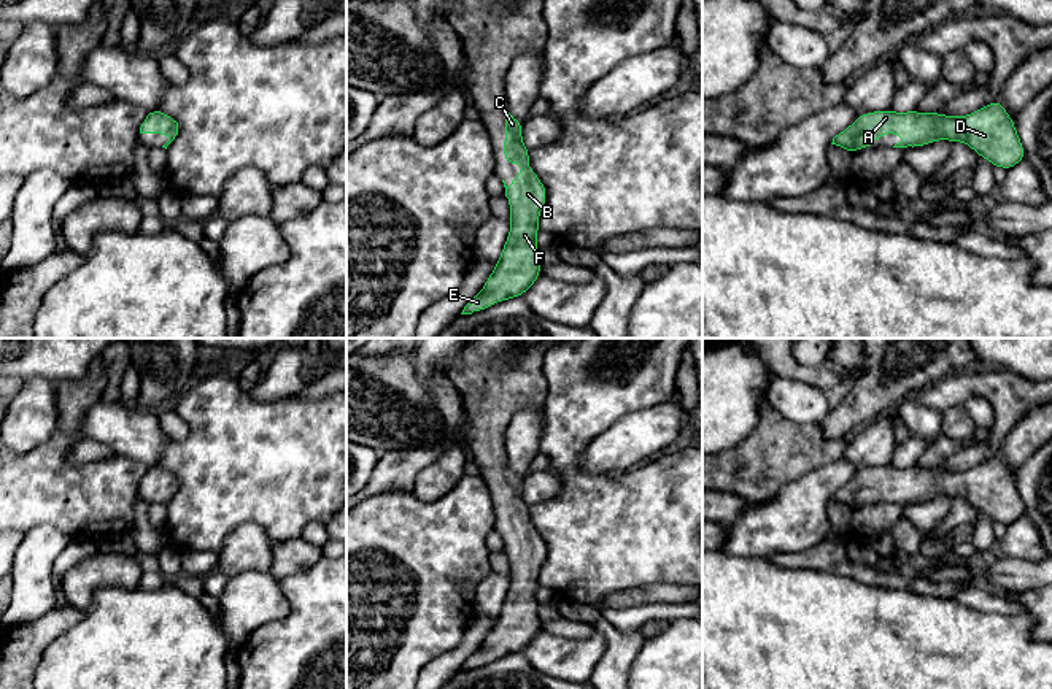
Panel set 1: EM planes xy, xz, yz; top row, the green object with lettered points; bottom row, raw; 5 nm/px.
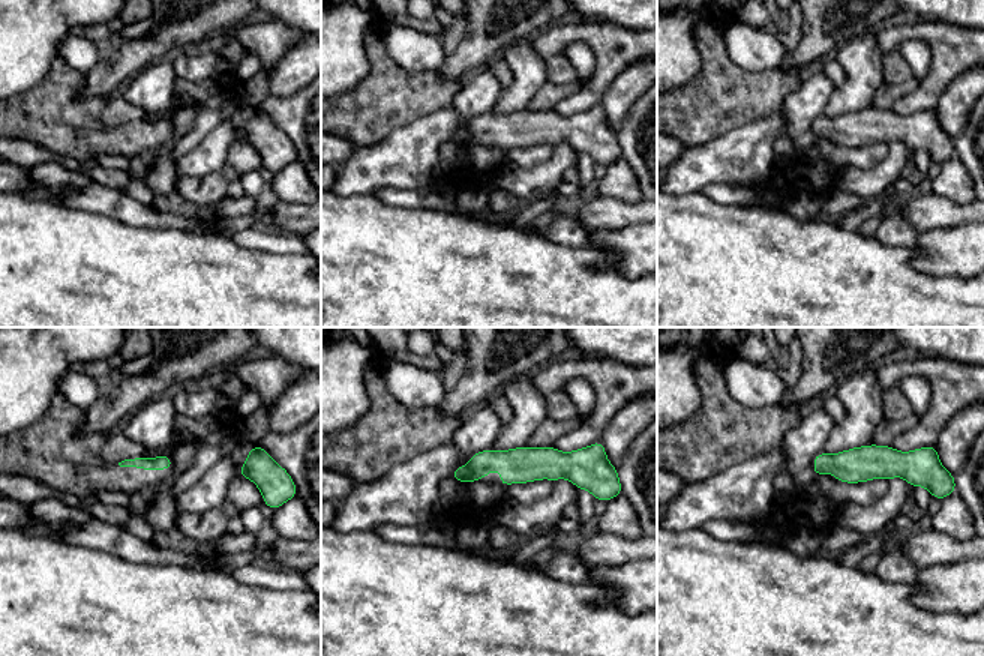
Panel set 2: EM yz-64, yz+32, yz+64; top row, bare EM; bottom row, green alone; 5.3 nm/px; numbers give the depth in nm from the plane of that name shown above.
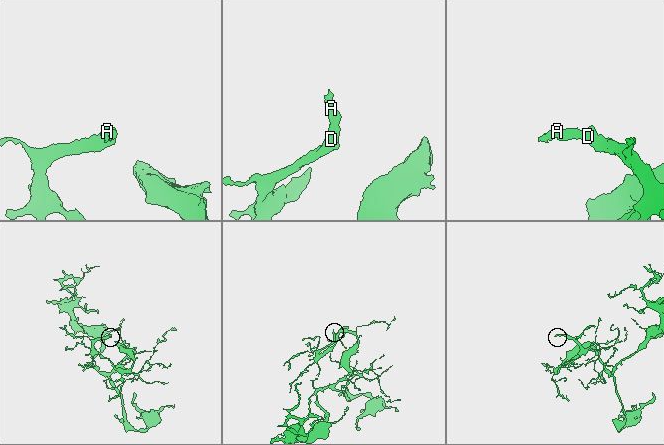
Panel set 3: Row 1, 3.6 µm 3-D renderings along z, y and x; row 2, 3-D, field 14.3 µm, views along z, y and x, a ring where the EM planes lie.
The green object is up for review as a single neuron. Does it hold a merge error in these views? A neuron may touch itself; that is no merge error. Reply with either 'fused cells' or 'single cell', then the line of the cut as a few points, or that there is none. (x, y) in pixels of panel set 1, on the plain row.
single cell; cut none

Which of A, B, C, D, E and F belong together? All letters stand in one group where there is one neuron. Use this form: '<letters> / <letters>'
A B C D E F

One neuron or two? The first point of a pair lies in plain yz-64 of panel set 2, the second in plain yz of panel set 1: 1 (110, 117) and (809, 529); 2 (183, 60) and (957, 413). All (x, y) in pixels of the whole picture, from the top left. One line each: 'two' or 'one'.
1: one
2: two

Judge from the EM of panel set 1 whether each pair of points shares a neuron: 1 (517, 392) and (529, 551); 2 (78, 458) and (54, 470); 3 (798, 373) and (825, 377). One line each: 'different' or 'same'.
1: same
2: different
3: same

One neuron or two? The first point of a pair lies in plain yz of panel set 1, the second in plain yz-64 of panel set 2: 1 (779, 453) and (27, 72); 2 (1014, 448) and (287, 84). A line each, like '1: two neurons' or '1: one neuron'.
1: two neurons
2: one neuron

